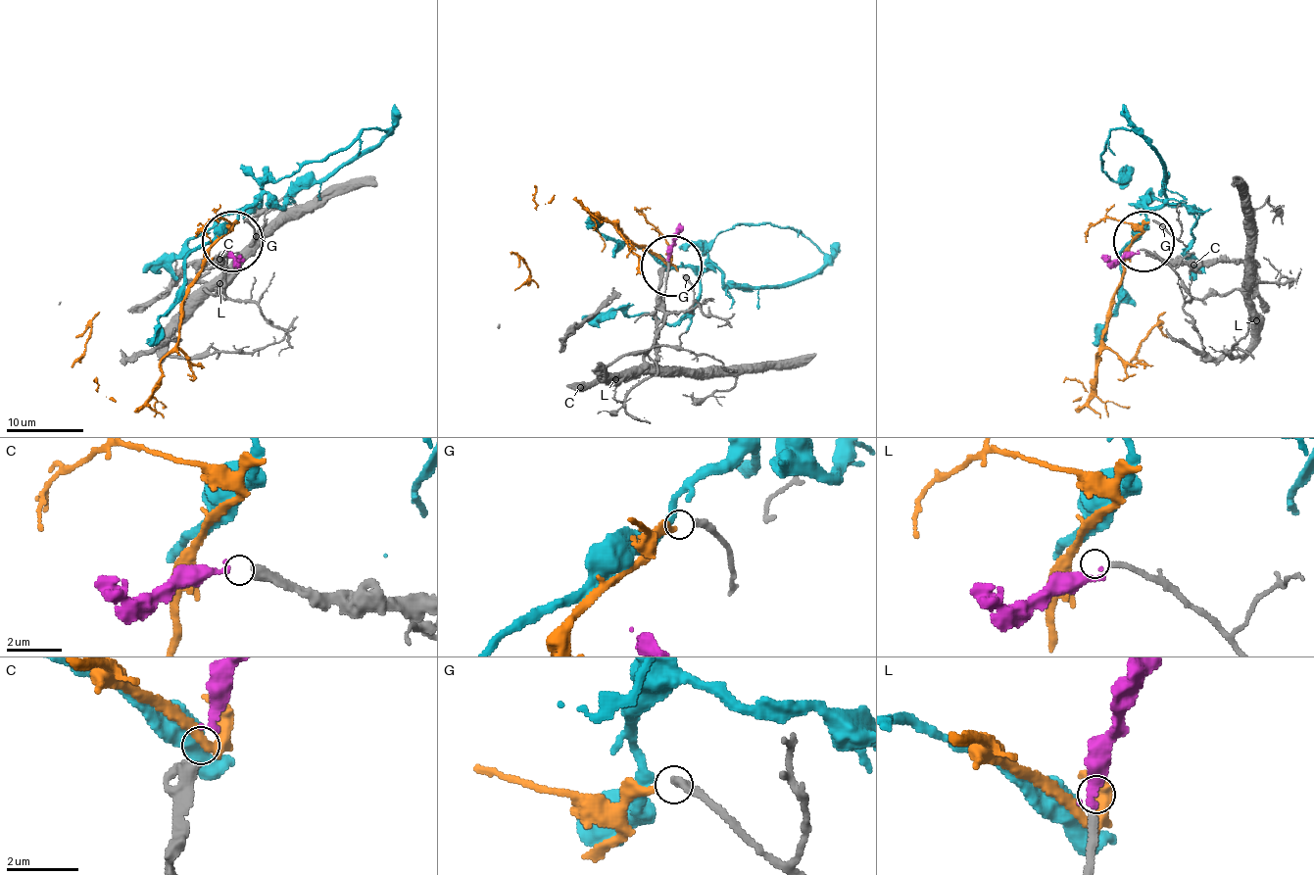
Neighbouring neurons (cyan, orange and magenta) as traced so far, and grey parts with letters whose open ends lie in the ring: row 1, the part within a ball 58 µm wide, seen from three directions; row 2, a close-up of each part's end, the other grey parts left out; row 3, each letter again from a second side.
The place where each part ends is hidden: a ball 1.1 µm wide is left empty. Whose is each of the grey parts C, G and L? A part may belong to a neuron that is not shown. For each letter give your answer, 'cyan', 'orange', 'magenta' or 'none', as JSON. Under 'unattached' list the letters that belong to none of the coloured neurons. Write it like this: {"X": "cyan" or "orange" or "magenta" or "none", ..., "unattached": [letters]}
{"C": "magenta", "G": "orange", "L": "none", "unattached": ["L"]}

